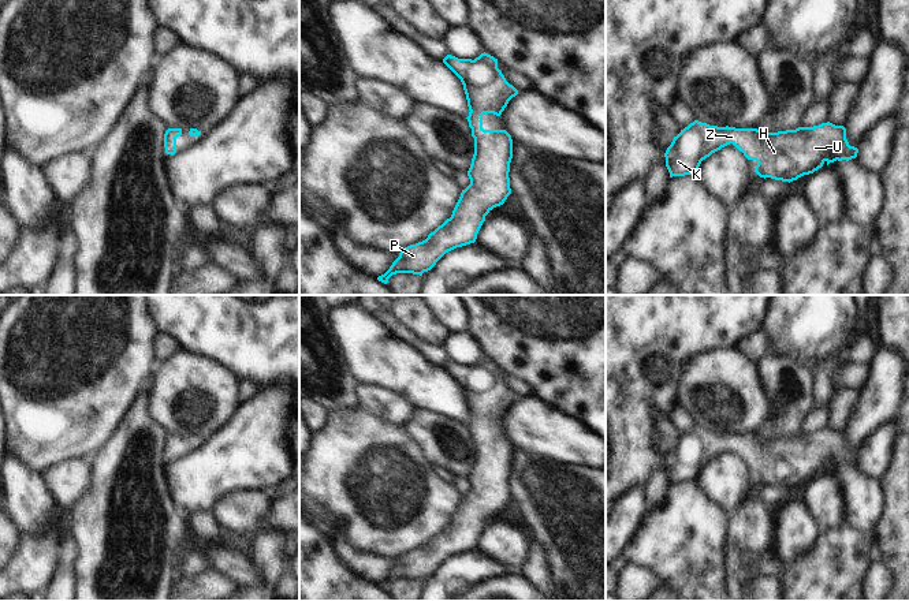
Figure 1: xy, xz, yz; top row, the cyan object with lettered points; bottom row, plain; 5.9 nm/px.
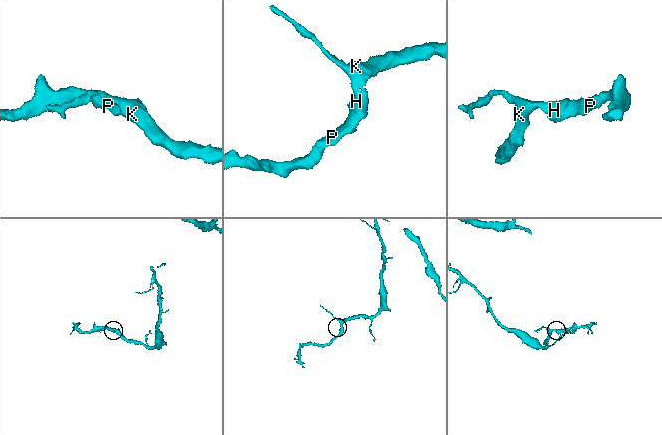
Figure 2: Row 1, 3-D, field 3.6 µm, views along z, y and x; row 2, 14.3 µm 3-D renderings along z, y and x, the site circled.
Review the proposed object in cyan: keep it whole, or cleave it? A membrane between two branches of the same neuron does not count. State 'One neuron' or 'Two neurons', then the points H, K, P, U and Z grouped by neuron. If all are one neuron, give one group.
One neuron. Groups: H K P U Z

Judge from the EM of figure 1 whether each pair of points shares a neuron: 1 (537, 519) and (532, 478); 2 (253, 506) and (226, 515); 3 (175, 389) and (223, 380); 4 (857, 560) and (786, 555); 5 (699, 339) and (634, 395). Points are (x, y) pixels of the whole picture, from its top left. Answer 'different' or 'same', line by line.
1: same
2: same
3: same
4: different
5: same

